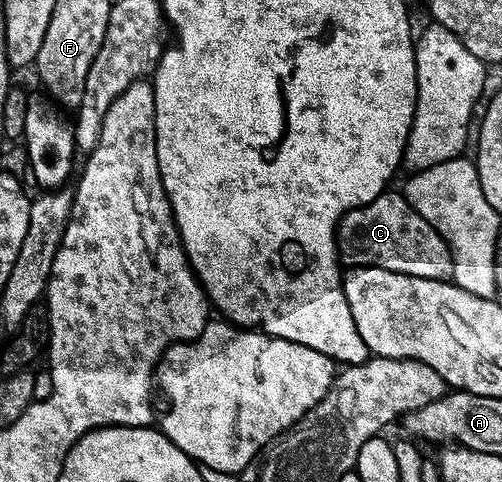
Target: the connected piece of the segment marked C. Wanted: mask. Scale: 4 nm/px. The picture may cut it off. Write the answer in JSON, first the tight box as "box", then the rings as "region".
{"box":[337,190,453,280],"region":[[[386,190],[371,202],[352,208],[337,225],[338,257],[348,267],[374,267],[429,280],[450,279],[453,256],[437,230],[405,201],[400,191]]]}

